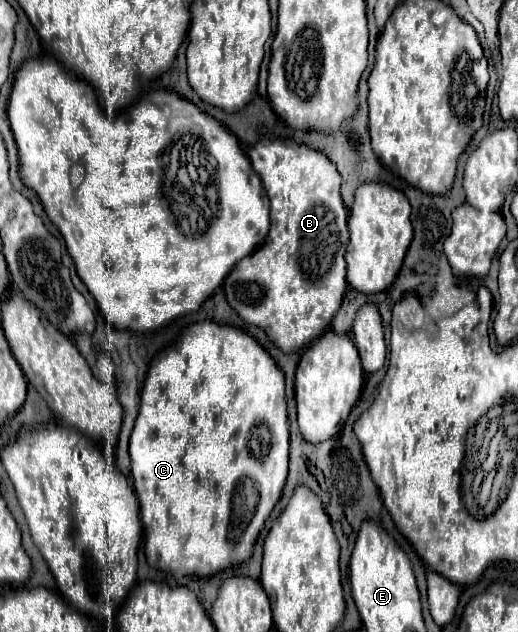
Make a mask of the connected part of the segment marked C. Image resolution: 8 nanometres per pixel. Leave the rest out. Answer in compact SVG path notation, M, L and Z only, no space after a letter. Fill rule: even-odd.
M213 320L199 322L186 327L169 348L165 348L153 358L149 366L147 380L141 390L141 408L135 420L135 428L129 438L129 452L131 452L131 474L133 474L133 488L141 504L141 522L143 522L143 536L145 536L145 556L147 562L155 568L171 572L173 576L199 576L209 578L229 566L247 562L253 556L255 540L263 530L265 520L269 518L271 510L281 498L285 480L287 480L287 464L289 464L289 422L287 422L287 404L285 404L285 380L283 372L275 364L275 360L259 346L255 338L247 332L217 324Z

